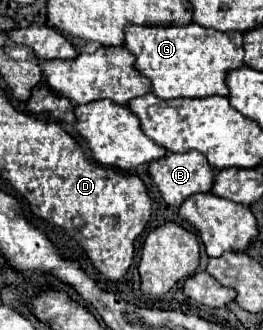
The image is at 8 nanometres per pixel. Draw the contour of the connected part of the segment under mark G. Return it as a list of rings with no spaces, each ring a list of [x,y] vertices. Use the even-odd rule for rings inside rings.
[[[196,22],[186,26],[136,26],[128,24],[124,28],[124,48],[128,48],[136,56],[136,72],[150,78],[152,94],[158,98],[204,98],[204,96],[228,96],[228,88],[224,84],[224,76],[228,70],[244,66],[244,48],[242,48],[242,32],[220,32],[212,28],[202,28]]]

